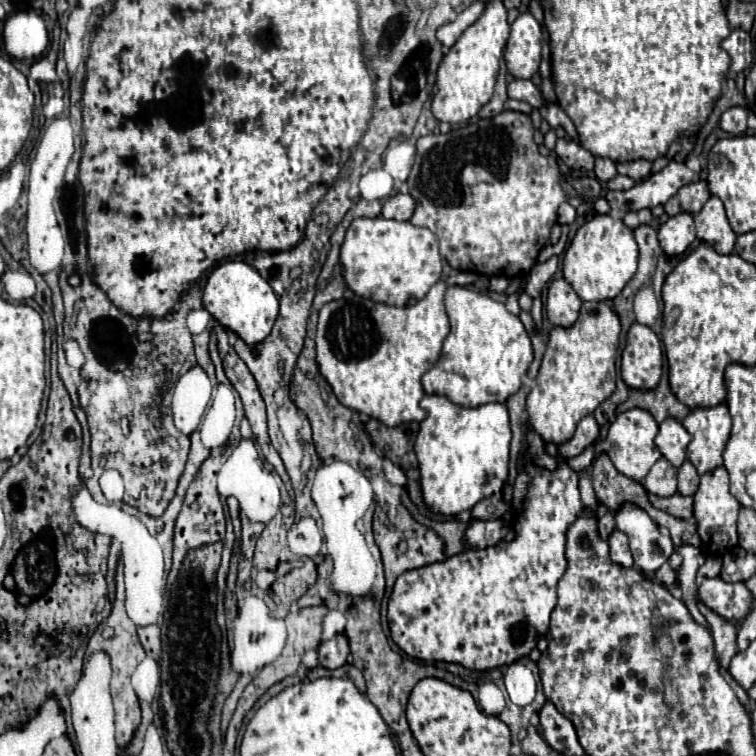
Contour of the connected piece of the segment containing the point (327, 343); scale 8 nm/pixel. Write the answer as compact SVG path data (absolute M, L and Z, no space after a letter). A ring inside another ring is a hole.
M439 280L425 298L409 306L391 306L371 302L367 298L355 296L353 300L341 298L325 304L319 312L321 320L317 324L317 364L323 378L331 384L337 400L357 412L367 414L387 426L399 426L405 422L421 422L427 412L419 406L421 398L425 396L421 386L421 376L435 366L441 354L443 340L449 334L449 318L445 312L445 288L447 284Z

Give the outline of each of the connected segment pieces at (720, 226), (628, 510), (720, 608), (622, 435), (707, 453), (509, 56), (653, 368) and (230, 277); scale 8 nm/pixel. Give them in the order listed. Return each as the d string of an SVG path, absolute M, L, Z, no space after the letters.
M711 196L709 202L701 208L701 212L697 212L693 218L699 240L711 244L719 254L733 252L737 234L731 230L723 210L723 202L717 196Z
M623 502L619 510L615 510L615 520L617 530L625 532L629 538L635 564L647 576L653 576L653 572L673 554L671 538L663 536L651 516L631 502Z
M719 576L703 578L699 600L719 616L733 622L741 622L753 604L753 596L743 582L725 582Z
M641 408L627 410L619 414L617 420L609 426L609 432L605 438L605 444L609 444L607 454L621 474L633 480L643 480L651 470L651 466L661 458L661 452L655 446L655 436L657 436L657 422L647 410L641 410Z
M727 404L713 408L693 408L683 426L691 434L687 446L687 458L693 462L699 474L705 474L723 464L723 450L731 434L731 416Z
M529 12L519 14L511 24L511 34L505 50L507 70L515 78L531 78L539 70L541 40L543 34L537 20Z
M633 324L623 350L621 378L633 390L657 388L663 374L661 340L649 326Z
M227 260L209 274L203 290L203 306L215 320L219 320L223 328L233 330L247 344L263 342L271 334L279 312L279 300L273 288L259 276L255 268L241 260Z

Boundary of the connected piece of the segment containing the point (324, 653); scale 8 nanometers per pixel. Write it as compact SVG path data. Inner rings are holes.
M337 634L331 640L321 642L319 646L319 666L335 670L341 668L347 658L349 658L351 650L349 650L349 640L345 634Z

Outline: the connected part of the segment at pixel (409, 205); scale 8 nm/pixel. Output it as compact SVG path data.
M395 194L385 200L381 216L389 220L409 220L415 210L415 200L409 194Z

